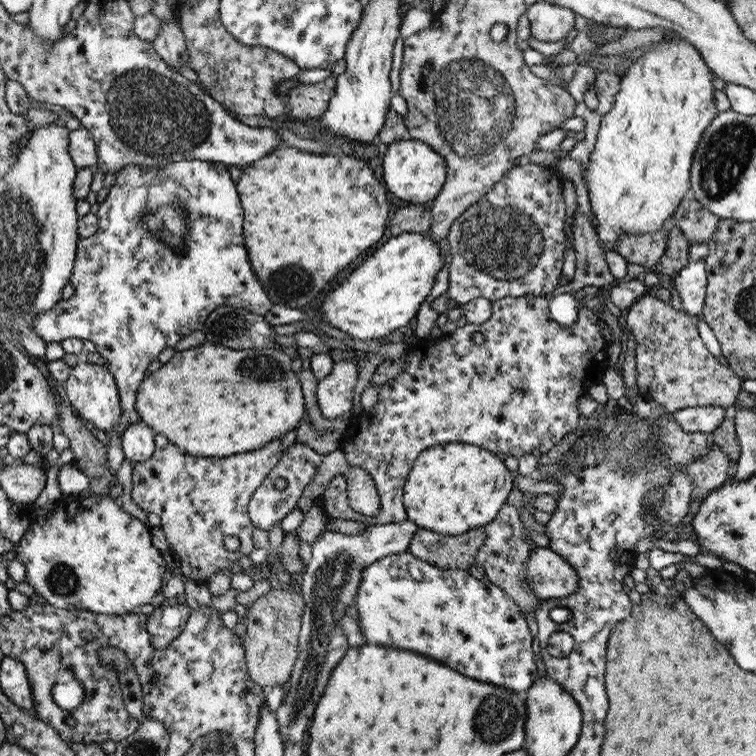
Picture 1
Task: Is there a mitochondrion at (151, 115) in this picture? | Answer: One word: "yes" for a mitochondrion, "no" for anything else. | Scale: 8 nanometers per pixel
yes

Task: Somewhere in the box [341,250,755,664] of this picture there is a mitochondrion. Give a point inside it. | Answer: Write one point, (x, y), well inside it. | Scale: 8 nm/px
(712, 466)

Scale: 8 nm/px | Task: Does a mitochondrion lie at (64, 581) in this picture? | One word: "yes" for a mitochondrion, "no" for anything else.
yes

